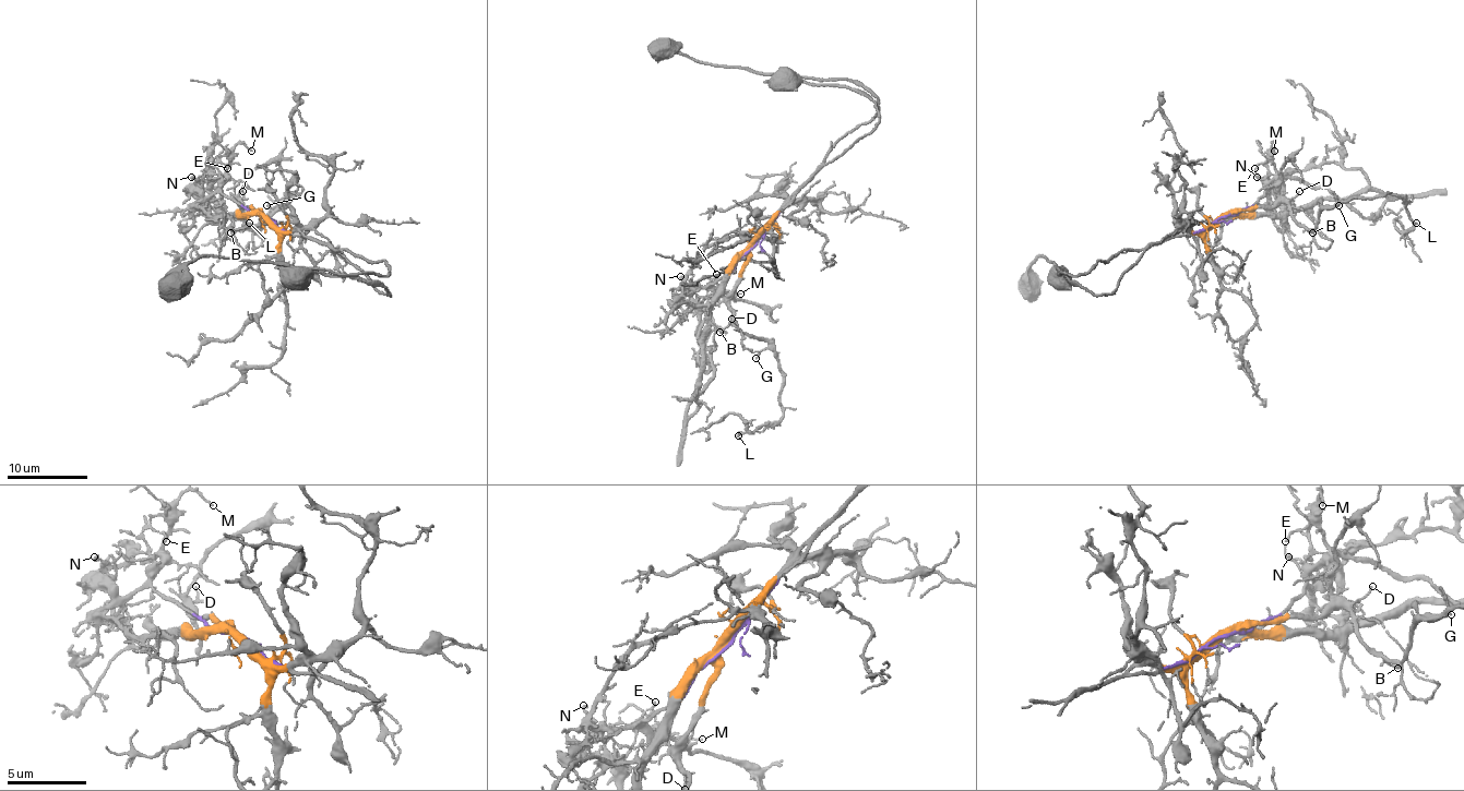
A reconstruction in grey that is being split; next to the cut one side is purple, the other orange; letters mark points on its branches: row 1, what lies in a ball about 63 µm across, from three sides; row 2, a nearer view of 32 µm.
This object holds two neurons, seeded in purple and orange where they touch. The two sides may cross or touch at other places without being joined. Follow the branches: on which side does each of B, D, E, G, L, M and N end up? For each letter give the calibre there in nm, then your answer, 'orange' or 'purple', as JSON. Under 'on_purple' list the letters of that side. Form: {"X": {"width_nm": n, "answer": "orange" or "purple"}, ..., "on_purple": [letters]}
{"B": {"width_nm": 60, "answer": "orange"}, "D": {"width_nm": 90, "answer": "orange"}, "E": {"width_nm": 110, "answer": "purple"}, "G": {"width_nm": 100, "answer": "orange"}, "L": {"width_nm": 200, "answer": "orange"}, "M": {"width_nm": 100, "answer": "purple"}, "N": {"width_nm": 160, "answer": "purple"}, "on_purple": ["E", "M", "N"]}

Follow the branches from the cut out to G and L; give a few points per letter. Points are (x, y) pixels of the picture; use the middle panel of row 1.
G: (756, 241), (729, 300), (737, 327), (768, 344), (756, 358)
L: (756, 241), (729, 308), (737, 327), (761, 337), (777, 360), (783, 378), (780, 404), (783, 416), (737, 435)

